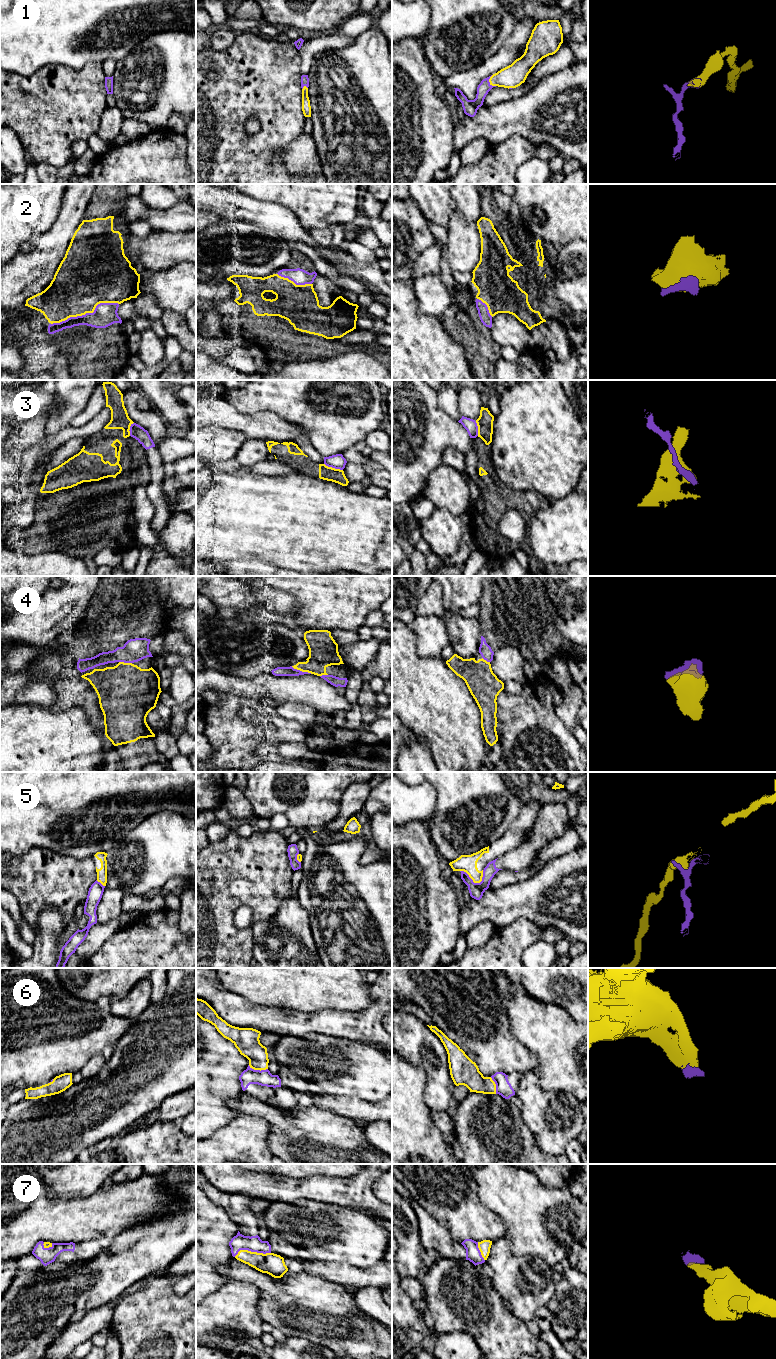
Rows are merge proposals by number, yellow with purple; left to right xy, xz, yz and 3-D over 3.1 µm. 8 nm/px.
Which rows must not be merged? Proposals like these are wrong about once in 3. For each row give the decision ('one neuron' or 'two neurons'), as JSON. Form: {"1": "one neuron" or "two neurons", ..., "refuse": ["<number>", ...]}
{"1": "one neuron", "2": "one neuron", "3": "two neurons", "4": "one neuron", "5": "two neurons", "6": "one neuron", "7": "one neuron", "refuse": ["3", "5"]}

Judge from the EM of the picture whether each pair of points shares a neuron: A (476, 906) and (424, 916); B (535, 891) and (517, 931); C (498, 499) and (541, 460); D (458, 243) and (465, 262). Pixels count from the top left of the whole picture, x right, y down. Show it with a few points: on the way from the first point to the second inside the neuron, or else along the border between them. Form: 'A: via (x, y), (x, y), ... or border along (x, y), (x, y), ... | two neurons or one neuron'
A: border along (461, 902), (459, 932) | two neurons
B: border along (538, 926), (526, 918), (516, 918), (501, 927) | two neurons
C: border along (497, 476), (510, 487), (524, 492) | two neurons
D: via (463, 248), (463, 257) | one neuron

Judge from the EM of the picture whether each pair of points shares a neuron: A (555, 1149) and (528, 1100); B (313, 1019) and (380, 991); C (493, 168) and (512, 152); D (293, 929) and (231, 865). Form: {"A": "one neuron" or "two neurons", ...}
{"A": "one neuron", "B": "one neuron", "C": "one neuron", "D": "two neurons"}

